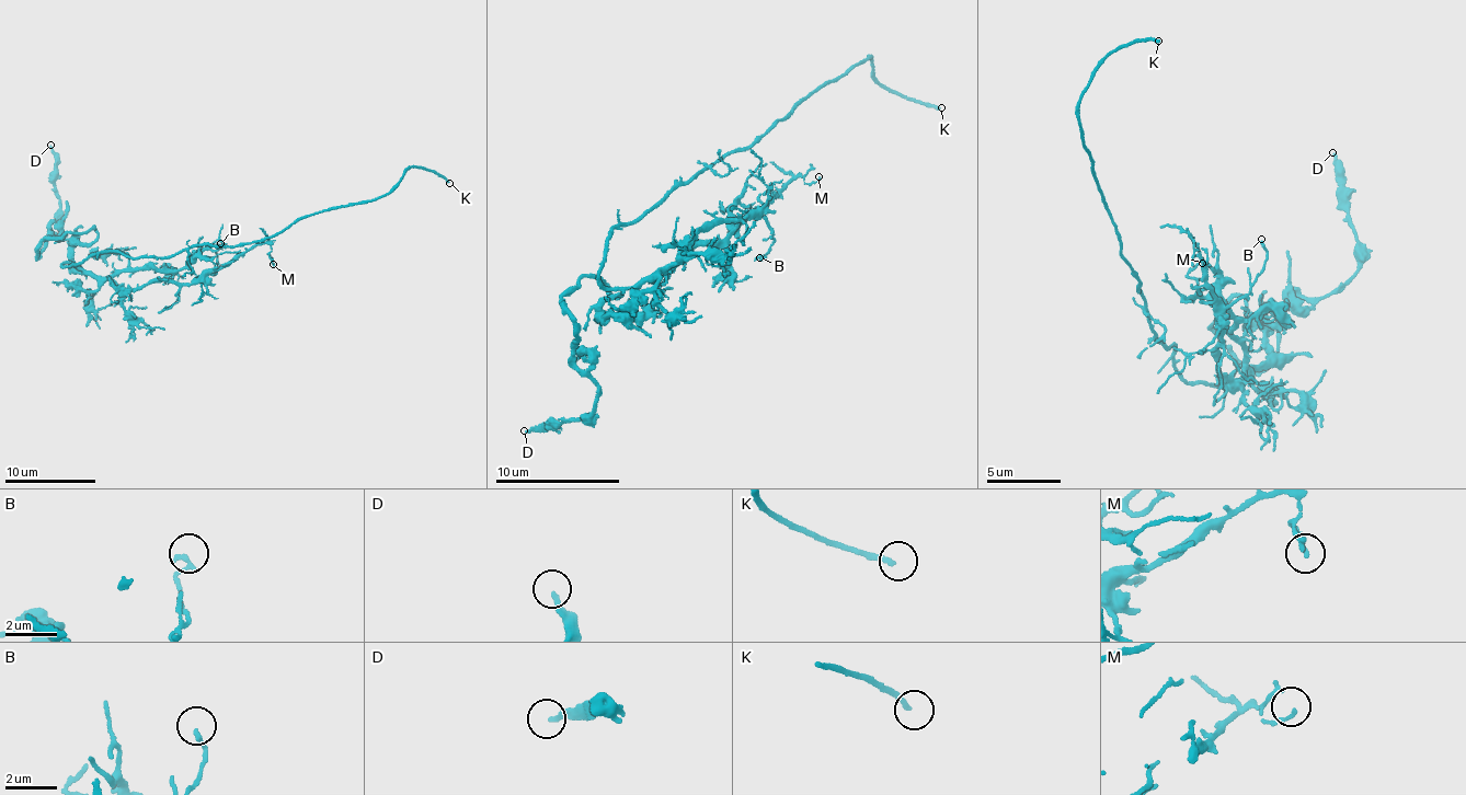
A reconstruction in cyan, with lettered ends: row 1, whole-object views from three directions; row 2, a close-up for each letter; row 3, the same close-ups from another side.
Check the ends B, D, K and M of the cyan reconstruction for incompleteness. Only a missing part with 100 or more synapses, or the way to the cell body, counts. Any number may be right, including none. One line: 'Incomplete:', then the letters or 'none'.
Incomplete: K

